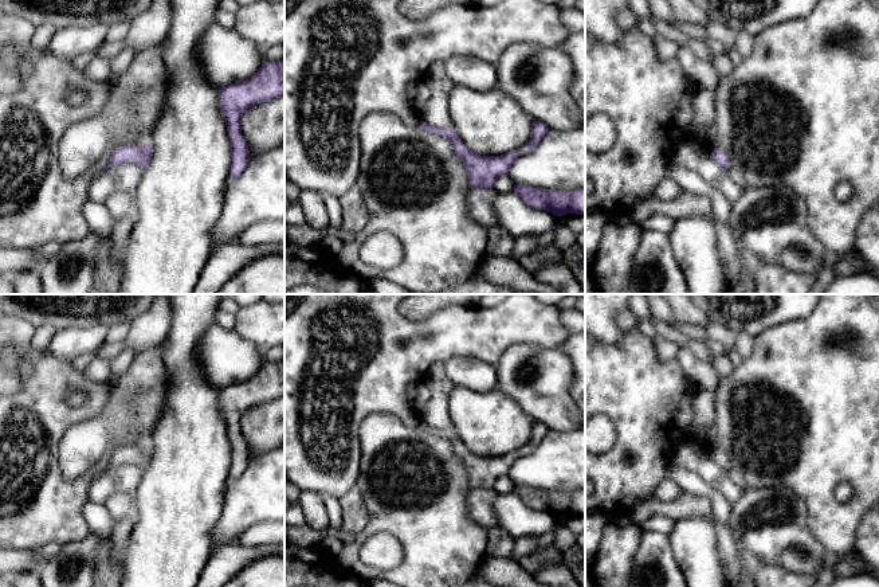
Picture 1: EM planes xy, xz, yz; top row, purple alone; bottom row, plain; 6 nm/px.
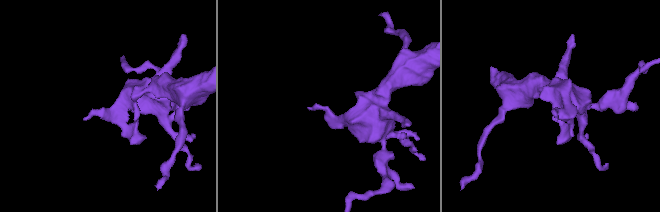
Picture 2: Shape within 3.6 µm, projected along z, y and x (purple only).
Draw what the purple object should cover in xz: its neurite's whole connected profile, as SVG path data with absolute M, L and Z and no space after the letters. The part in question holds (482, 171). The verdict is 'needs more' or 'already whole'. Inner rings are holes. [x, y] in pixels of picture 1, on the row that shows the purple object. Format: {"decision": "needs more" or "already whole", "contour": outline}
{"decision": "already whole", "contour": "M420 121L419 128L450 140L455 154L464 164L471 188L493 188L499 176L509 175L511 165L519 157L518 150L511 150L501 156L480 156L463 144L452 125L440 129Z"}

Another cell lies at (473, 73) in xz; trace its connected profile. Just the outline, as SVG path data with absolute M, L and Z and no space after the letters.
M456 55L444 60L444 64L446 74L455 86L464 86L475 91L497 87L497 67L490 62L471 55Z

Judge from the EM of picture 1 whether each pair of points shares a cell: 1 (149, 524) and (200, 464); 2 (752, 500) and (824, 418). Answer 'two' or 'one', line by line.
1: one
2: two

